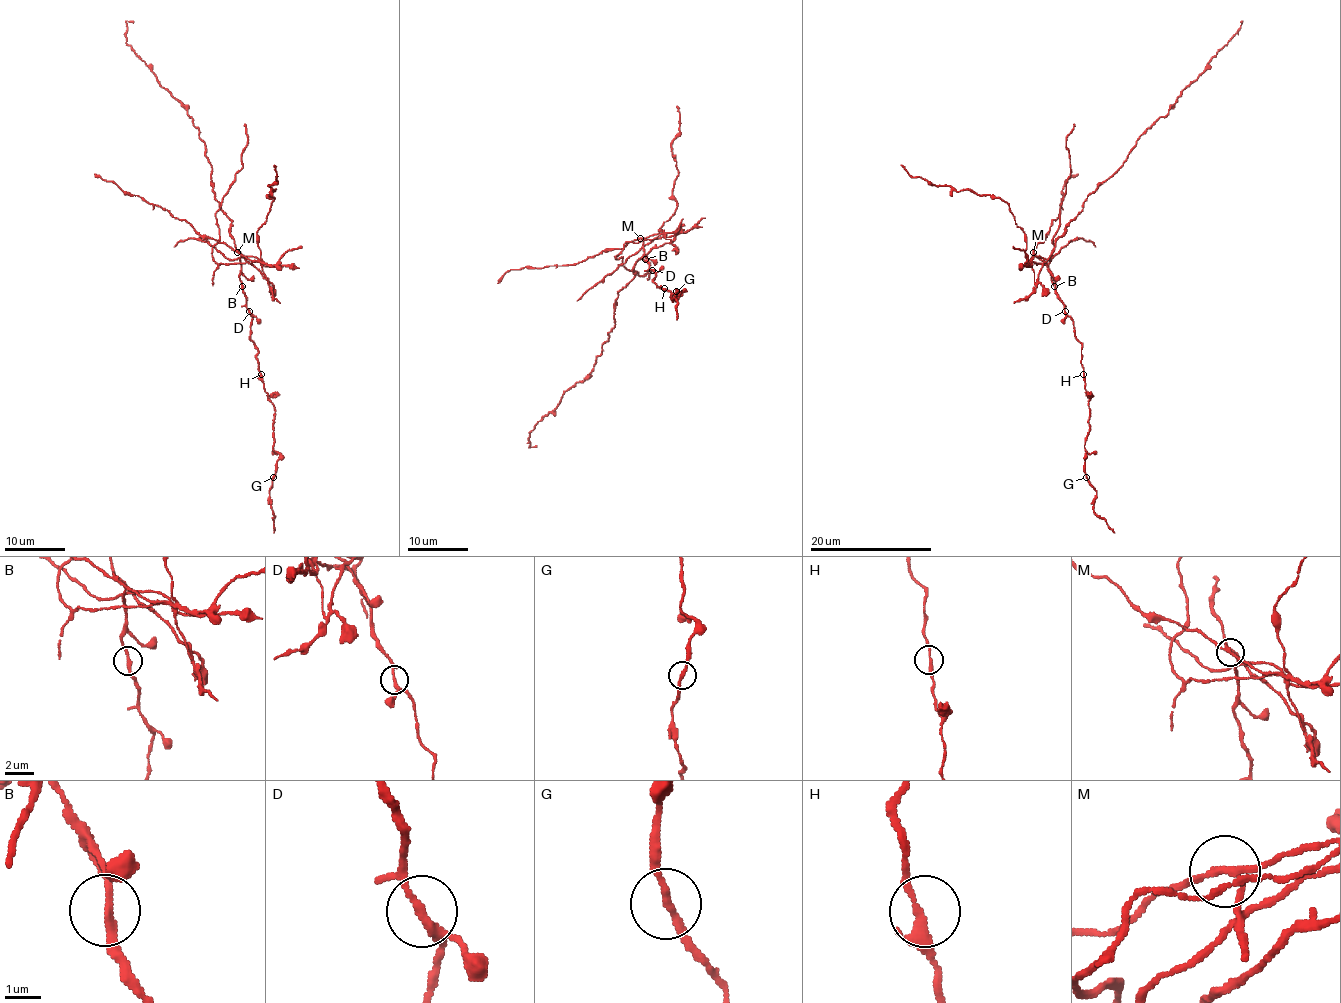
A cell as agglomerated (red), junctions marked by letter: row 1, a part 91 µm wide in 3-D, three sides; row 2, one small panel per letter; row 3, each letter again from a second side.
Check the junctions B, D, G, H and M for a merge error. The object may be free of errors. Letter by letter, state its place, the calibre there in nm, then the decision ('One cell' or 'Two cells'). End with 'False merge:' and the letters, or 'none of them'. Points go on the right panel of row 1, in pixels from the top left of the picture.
B: Place: (1054, 286). Thickness 240 nm. One cell
D: Place: (1065, 311). Thickness 180 nm. One cell
G: Place: (1086, 477). Thickness 200 nm. One cell
H: Place: (1083, 374). Thickness 200 nm. One cell
M: Place: (1033, 252). Thickness 170 nm. Two cells
False merge: M

